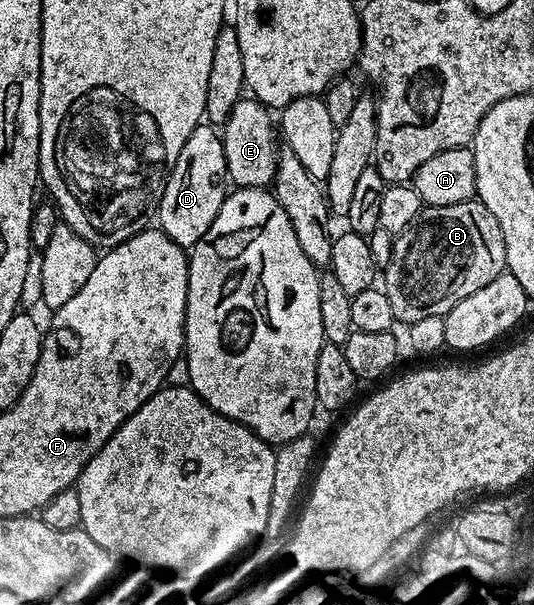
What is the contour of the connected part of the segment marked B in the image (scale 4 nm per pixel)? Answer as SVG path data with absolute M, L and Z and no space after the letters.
M483 202L424 205L417 220L395 235L393 256L381 270L381 289L389 296L396 323L410 324L425 316L445 316L465 296L473 296L506 270L505 240L497 216Z

